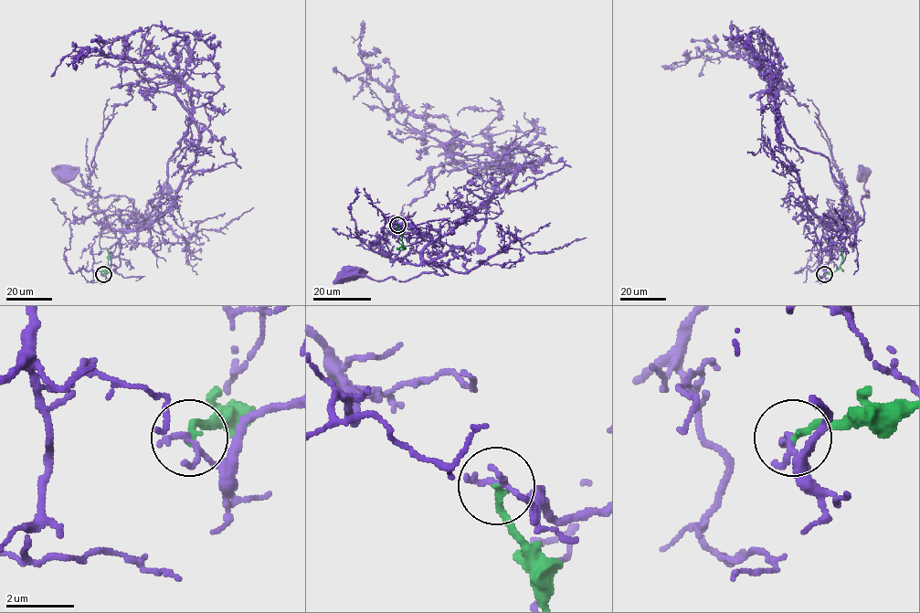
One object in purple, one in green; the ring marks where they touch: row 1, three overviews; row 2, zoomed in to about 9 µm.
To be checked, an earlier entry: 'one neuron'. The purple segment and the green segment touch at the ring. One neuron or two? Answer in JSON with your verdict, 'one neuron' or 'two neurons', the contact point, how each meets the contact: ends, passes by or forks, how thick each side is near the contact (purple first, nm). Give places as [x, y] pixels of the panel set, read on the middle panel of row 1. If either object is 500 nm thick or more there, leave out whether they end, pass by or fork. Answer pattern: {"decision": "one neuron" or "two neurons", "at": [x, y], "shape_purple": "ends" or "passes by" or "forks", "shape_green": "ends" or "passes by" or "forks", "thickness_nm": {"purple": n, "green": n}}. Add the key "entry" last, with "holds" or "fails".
{"decision": "two neurons", "at": [397, 225], "shape_purple": "passes by", "shape_green": "ends", "thickness_nm": {"purple": 160, "green": 200}, "entry": "fails"}

